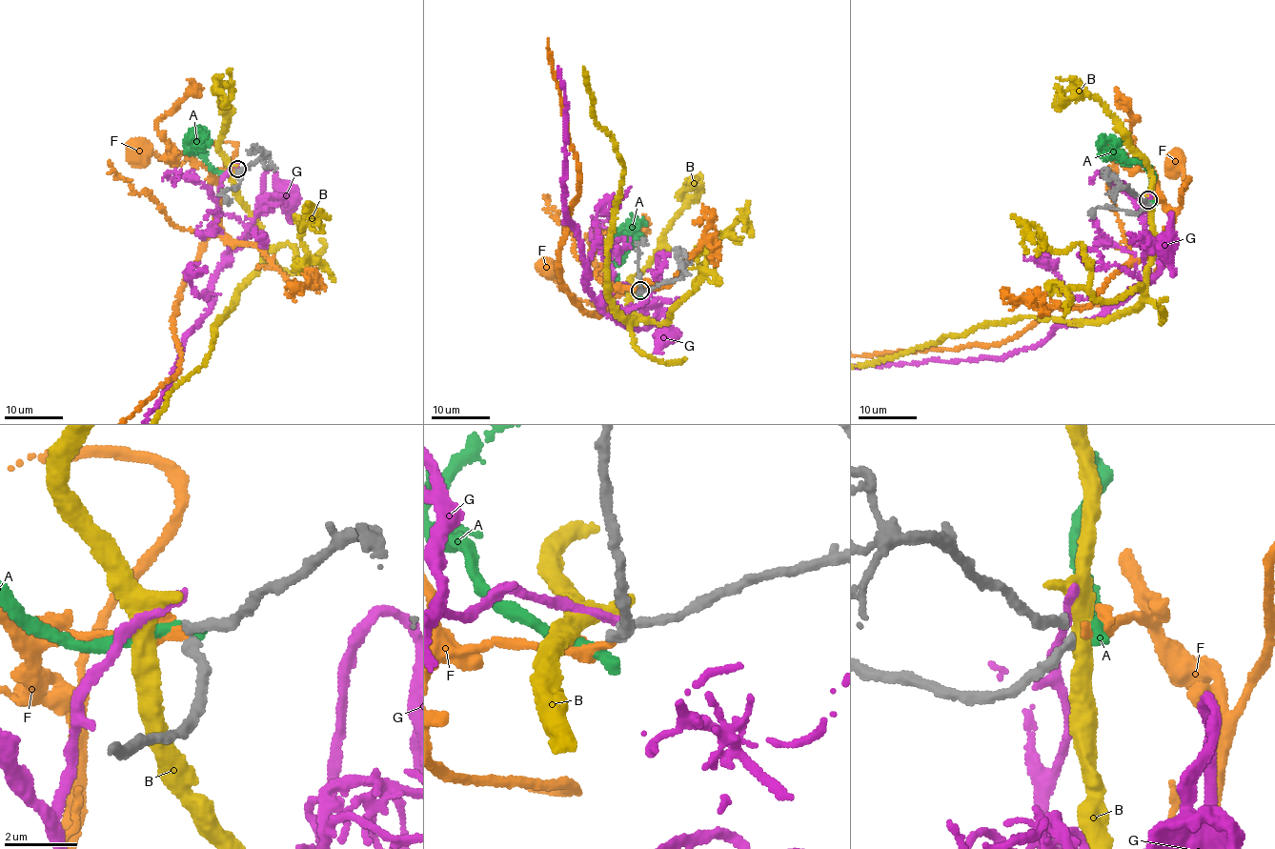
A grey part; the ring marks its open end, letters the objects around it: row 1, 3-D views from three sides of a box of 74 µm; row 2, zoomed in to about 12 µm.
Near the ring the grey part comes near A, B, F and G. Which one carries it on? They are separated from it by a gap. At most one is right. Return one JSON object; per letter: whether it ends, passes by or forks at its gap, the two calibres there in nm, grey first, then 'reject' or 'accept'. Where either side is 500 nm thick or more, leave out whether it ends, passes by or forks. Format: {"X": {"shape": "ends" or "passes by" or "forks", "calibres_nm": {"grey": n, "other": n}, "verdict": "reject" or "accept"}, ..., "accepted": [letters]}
{"A": {"shape": "ends", "calibres_nm": {"grey": 200, "other": 400}, "verdict": "reject"}, "B": {"calibres_nm": {"grey": 200, "other": 550}, "verdict": "reject"}, "F": {"shape": "ends", "calibres_nm": {"grey": 200, "other": 240}, "verdict": "reject"}, "G": {"shape": "ends", "calibres_nm": {"grey": 200, "other": 280}, "verdict": "reject"}, "accepted": []}

